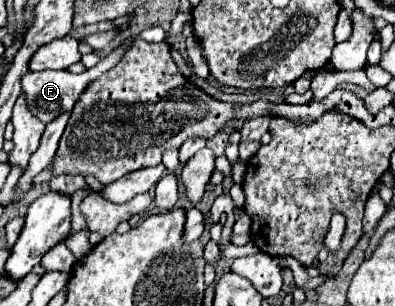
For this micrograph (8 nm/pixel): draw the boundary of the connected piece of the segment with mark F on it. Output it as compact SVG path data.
M121 47L113 49L109 53L109 57L105 57L103 61L99 61L101 65L95 65L79 75L73 75L69 71L51 71L51 69L45 69L45 71L33 71L33 73L27 73L23 77L23 91L27 95L27 105L31 109L31 113L35 113L35 117L39 117L43 123L51 123L55 117L63 115L63 113L69 113L79 97L79 93L89 85L91 79L99 77L101 73L105 73L107 69L111 69L111 65L115 65L121 57Z

